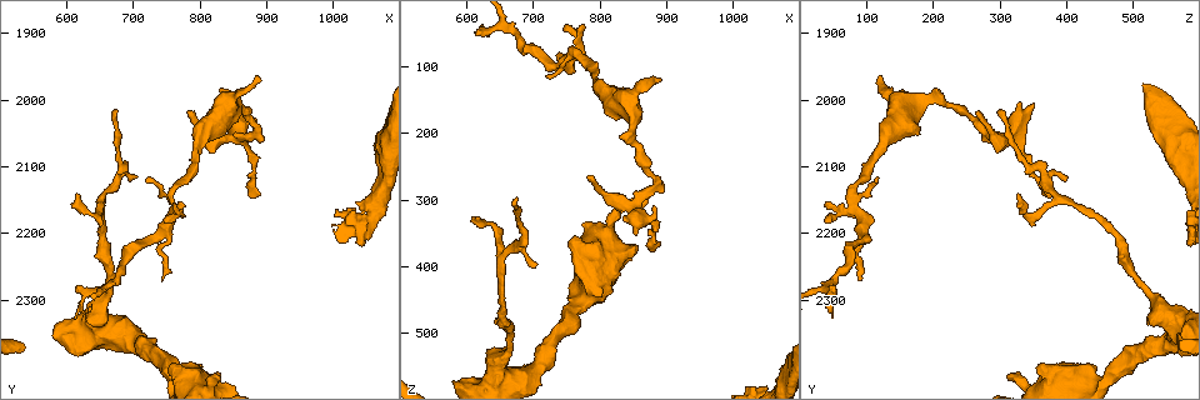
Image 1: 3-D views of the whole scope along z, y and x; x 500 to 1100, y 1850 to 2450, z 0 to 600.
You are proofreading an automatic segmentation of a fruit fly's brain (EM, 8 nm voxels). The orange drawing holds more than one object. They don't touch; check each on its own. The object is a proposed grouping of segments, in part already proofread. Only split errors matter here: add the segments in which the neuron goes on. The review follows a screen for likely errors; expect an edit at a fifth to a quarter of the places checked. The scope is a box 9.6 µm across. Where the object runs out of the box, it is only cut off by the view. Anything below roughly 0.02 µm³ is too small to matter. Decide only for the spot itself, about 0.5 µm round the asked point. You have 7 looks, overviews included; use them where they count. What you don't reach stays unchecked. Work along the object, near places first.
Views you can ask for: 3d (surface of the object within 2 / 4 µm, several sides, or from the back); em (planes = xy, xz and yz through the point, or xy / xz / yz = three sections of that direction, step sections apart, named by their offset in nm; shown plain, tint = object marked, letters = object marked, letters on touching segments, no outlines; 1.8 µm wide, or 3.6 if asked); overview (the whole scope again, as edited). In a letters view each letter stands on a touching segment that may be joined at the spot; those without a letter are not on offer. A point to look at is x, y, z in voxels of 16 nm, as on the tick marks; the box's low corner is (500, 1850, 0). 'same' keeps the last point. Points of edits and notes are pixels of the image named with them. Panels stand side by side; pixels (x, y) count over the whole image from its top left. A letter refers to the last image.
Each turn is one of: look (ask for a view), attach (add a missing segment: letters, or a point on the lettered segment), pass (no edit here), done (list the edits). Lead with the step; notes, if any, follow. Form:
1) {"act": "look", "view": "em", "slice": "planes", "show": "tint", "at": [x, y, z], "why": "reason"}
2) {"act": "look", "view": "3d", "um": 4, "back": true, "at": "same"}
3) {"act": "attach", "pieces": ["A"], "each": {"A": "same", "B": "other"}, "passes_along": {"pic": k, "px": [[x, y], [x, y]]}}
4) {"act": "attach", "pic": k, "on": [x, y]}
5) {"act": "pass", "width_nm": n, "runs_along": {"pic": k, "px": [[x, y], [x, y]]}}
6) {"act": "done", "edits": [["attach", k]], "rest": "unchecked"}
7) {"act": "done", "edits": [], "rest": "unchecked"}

{"act": "look", "view": "em", "um": 3.6, "slice": "xy", "step": 16, "show": "tint", "at": [760, 2405, 360], "why": "thick end"}

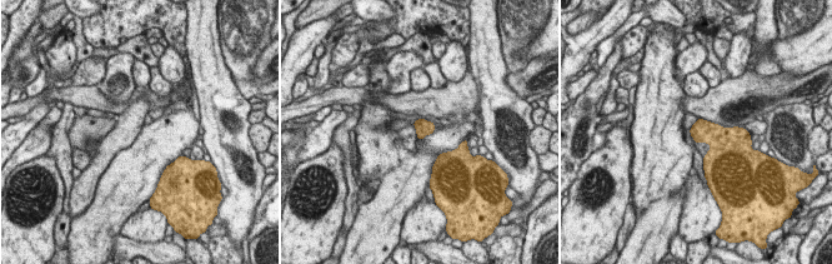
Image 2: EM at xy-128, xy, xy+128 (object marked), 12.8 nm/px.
{"act": "look", "view": "em", "um": 3.6, "slice": "xz", "step": 8, "show": "letters", "at": "same"}

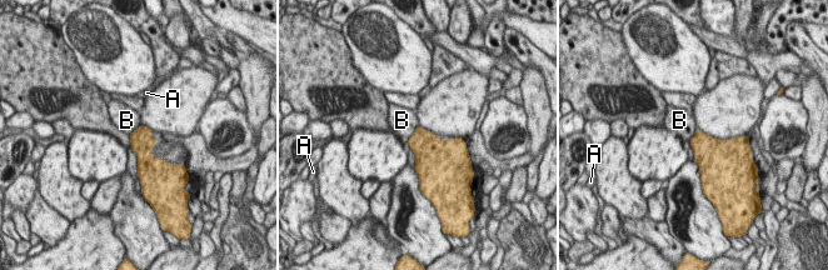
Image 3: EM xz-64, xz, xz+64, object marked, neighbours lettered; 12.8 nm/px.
{"act": "pass", "each": {"A": "other", "B": "other"}, "found": "none of them fits"}

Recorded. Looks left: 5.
{"act": "look", "view": "em", "slice": "planes", "show": "letters", "at": [745, 2265, 90], "why": "an open end"}

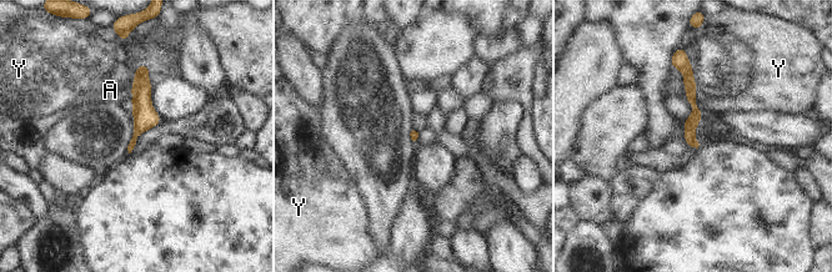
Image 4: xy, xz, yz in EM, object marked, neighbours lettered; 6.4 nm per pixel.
{"act": "pass", "longest_contact_nm": ["Y", 190], "each": {"A": "other", "Y": "other"}, "found": "no lettered segment goes on from it"}

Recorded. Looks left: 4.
{"act": "look", "view": "em", "slice": "planes", "show": "letters", "at": [720, 2120, 110], "why": "free end"}

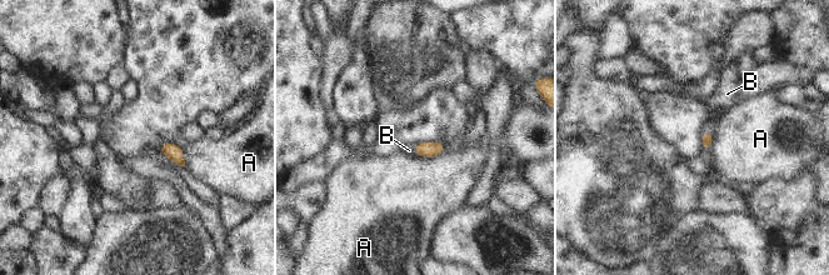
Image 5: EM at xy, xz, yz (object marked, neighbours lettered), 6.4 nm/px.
{"act": "attach", "pieces": ["B"], "each": {"A": "other", "B": "same"}, "found": "it goes on there"}

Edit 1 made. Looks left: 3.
{"act": "done", "edits": [["attach", 5]], "rest": "unchecked"}

